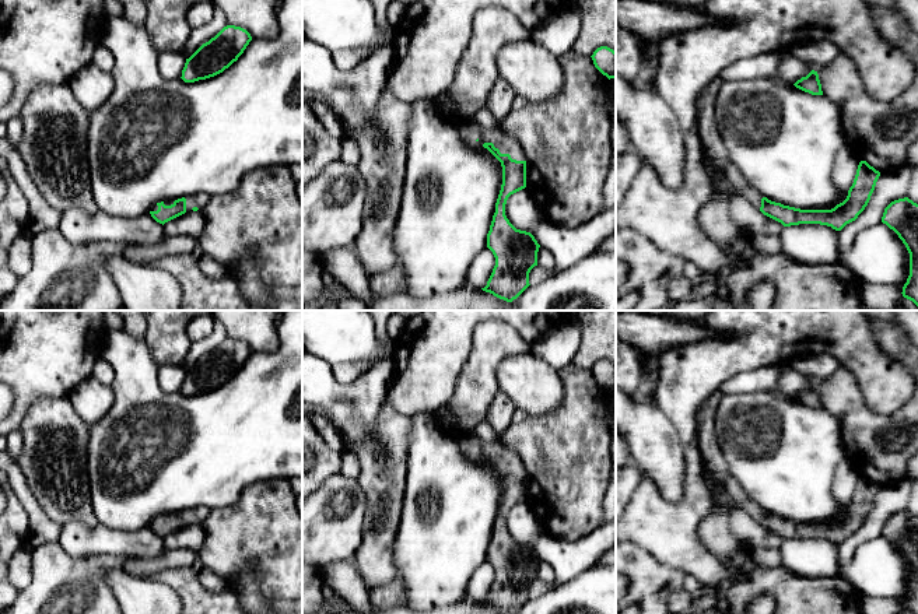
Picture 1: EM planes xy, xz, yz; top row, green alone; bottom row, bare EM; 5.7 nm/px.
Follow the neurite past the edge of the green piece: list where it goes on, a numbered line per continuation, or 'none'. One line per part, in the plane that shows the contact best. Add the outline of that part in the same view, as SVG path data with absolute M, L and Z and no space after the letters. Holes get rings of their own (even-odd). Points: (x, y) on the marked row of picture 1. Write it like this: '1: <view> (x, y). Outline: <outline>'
1: xz (469, 130). Outline: M463 117L456 122L456 129L463 143L479 151L488 151L484 143L493 143L501 154L509 154L512 159L525 161L525 154L516 138L507 134L502 127L484 129L474 119Z

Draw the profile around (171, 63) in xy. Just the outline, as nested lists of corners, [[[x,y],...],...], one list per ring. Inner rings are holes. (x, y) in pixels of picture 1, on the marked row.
[[[165,52],[160,55],[160,73],[165,80],[176,80],[182,77],[186,57],[182,53]]]

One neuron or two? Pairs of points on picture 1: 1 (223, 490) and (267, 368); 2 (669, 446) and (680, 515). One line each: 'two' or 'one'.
1: one
2: two

